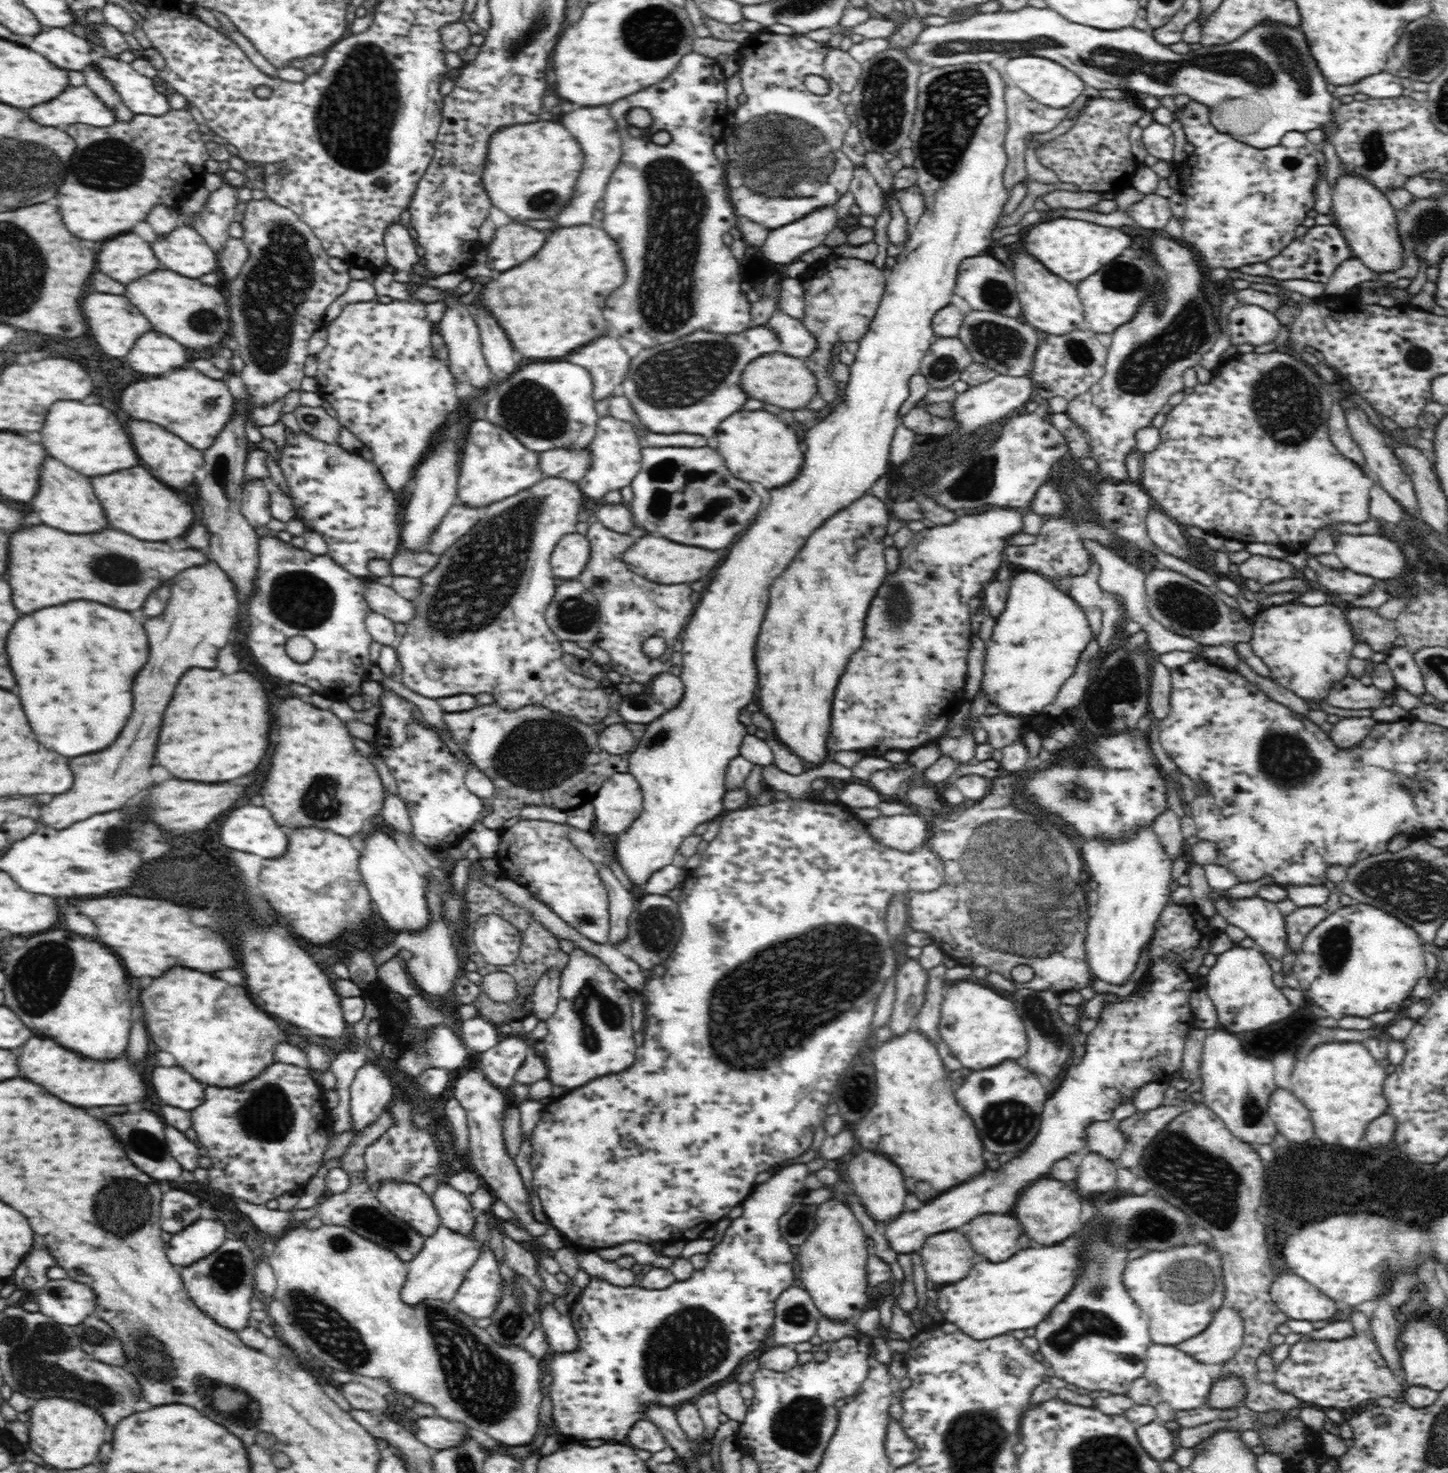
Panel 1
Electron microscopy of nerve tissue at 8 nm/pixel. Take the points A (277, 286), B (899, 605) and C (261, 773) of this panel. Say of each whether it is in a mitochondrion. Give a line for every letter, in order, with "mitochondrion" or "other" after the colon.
A: mitochondrion
B: mitochondrion
C: other

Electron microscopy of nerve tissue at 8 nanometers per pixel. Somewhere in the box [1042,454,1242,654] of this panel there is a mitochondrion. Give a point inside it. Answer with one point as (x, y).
(1195, 612)

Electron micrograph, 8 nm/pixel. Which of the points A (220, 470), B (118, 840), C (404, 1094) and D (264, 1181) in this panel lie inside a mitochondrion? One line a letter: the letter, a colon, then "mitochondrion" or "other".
A: other
B: mitochondrion
C: other
D: other

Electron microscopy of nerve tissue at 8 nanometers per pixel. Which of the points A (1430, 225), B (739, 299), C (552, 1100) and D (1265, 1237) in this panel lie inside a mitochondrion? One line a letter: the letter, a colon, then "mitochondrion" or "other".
A: mitochondrion
B: other
C: other
D: other

